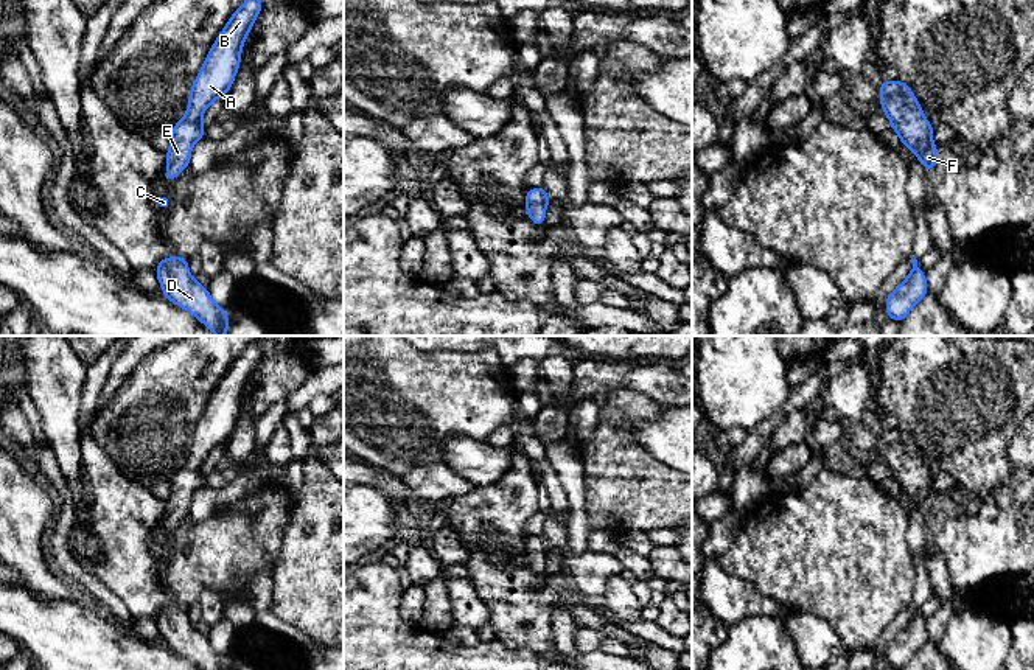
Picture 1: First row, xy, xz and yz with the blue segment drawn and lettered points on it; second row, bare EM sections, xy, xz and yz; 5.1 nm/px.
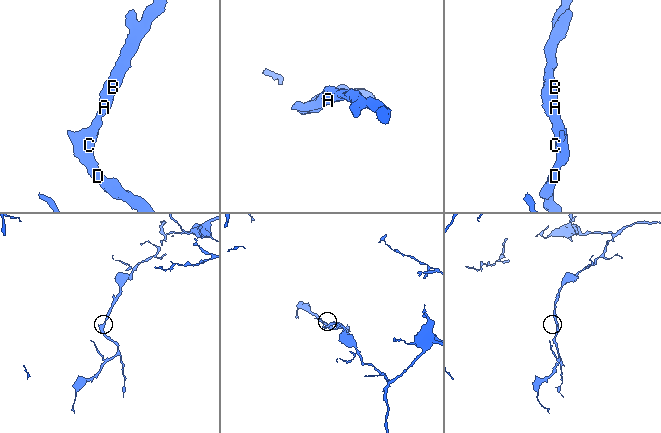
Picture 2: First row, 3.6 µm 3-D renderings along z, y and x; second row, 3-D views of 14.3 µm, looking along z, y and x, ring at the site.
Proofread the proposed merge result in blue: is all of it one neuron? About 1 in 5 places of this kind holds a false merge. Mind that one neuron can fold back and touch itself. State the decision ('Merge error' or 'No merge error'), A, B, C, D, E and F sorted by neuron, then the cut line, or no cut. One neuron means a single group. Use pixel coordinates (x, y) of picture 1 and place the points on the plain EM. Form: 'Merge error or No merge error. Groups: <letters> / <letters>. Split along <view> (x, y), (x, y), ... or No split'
No merge error. Groups: A B C D E F. No split

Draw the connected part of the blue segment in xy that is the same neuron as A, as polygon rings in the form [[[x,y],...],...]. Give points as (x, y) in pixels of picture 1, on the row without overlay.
[[[260,342],[249,344],[211,393],[202,417],[191,432],[187,463],[174,473],[169,482],[171,491],[166,499],[165,529],[177,527],[190,515],[193,493],[205,485],[205,474],[201,471],[202,463],[215,448],[227,445],[241,412],[243,392],[261,356]]]

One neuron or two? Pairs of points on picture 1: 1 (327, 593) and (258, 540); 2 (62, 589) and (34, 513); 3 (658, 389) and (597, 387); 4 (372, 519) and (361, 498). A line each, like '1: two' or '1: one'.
1: two
2: one
3: one
4: one

